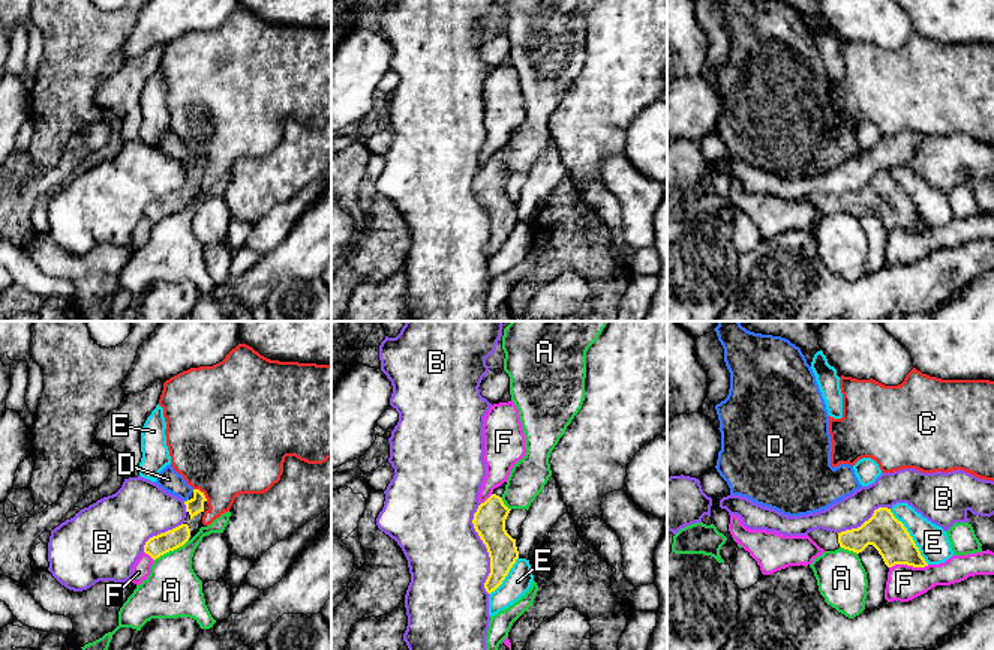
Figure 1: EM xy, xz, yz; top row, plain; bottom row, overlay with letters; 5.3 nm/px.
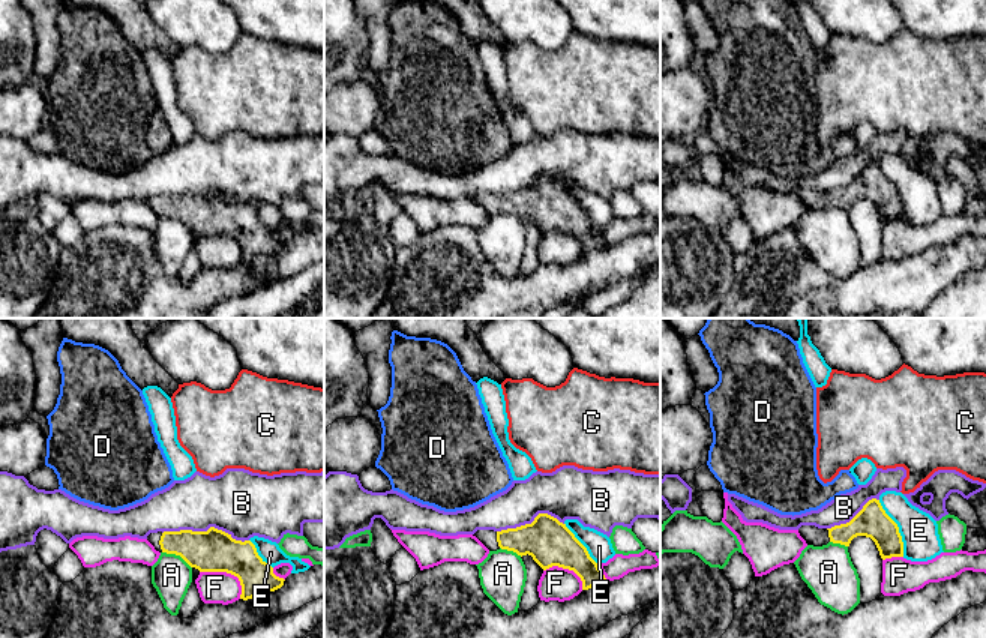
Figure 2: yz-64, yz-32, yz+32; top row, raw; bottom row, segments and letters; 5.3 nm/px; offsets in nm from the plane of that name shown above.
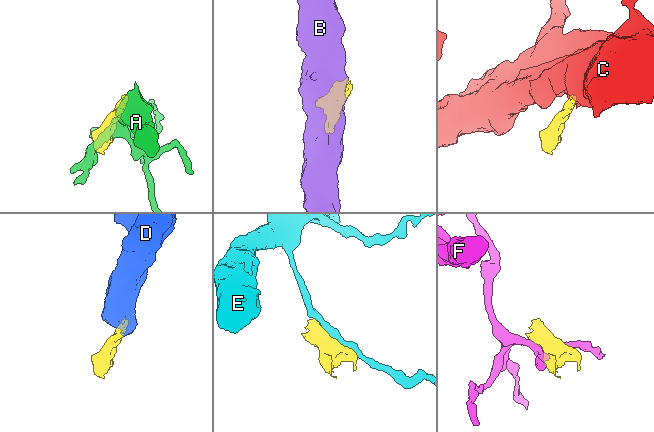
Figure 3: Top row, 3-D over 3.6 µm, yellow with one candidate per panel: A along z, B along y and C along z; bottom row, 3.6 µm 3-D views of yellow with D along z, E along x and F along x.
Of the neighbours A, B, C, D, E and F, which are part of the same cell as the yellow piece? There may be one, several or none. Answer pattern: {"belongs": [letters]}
{"belongs": ["D"]}

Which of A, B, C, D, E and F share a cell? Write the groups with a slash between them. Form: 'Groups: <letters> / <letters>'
Groups: A / B / C / D / E / F

